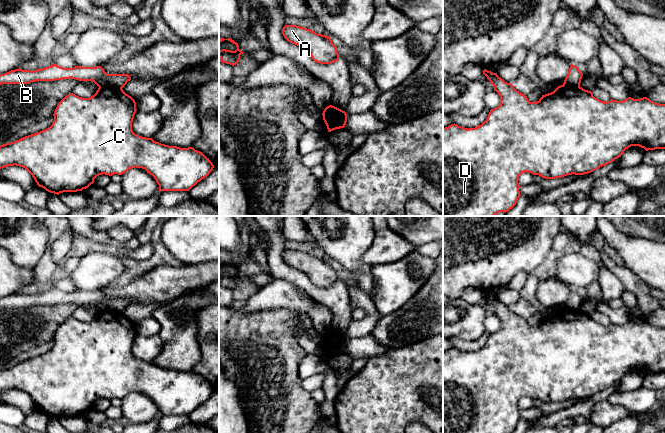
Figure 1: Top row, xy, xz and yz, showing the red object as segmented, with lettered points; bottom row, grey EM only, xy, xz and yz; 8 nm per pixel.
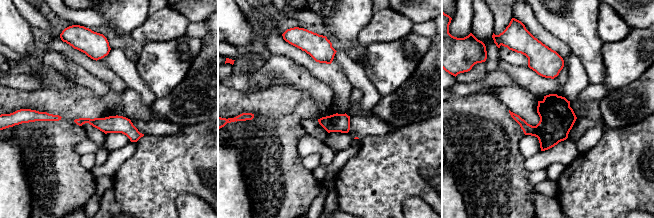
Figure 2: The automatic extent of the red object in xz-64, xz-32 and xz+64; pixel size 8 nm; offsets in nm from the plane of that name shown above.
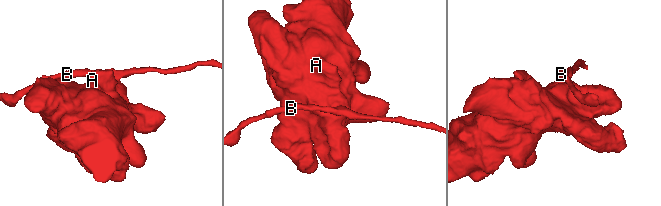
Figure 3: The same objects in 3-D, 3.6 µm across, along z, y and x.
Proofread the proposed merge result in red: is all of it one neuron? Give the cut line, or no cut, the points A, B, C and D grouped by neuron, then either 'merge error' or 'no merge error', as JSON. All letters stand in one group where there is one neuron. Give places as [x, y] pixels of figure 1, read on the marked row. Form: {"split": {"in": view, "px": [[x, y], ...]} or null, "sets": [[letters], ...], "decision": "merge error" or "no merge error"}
{"split": {"in": "xy", "px": [[121, 87], [105, 86], [99, 88]]}, "sets": [["A", "C", "D"], ["B"]], "decision": "merge error"}

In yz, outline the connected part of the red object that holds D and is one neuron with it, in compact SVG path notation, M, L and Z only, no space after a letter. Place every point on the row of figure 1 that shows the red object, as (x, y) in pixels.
M484 69L483 74L494 86L494 90L500 96L500 105L491 109L487 119L475 128L464 128L457 124L451 124L443 128L443 216L495 216L499 212L508 212L512 209L520 197L519 176L524 172L539 175L545 179L561 178L567 175L584 175L591 173L602 166L621 157L626 149L631 146L639 146L646 151L665 149L665 104L651 101L647 97L634 99L631 97L622 101L611 99L608 102L601 101L593 96L591 91L582 87L558 86L553 92L542 95L537 102L530 102L524 94L517 91L511 83L505 82L497 73Z

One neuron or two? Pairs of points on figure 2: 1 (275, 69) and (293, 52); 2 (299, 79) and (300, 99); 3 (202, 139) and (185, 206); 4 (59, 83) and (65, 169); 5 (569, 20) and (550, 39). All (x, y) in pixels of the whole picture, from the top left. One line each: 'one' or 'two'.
1: two
2: two
3: two
4: two
5: two

